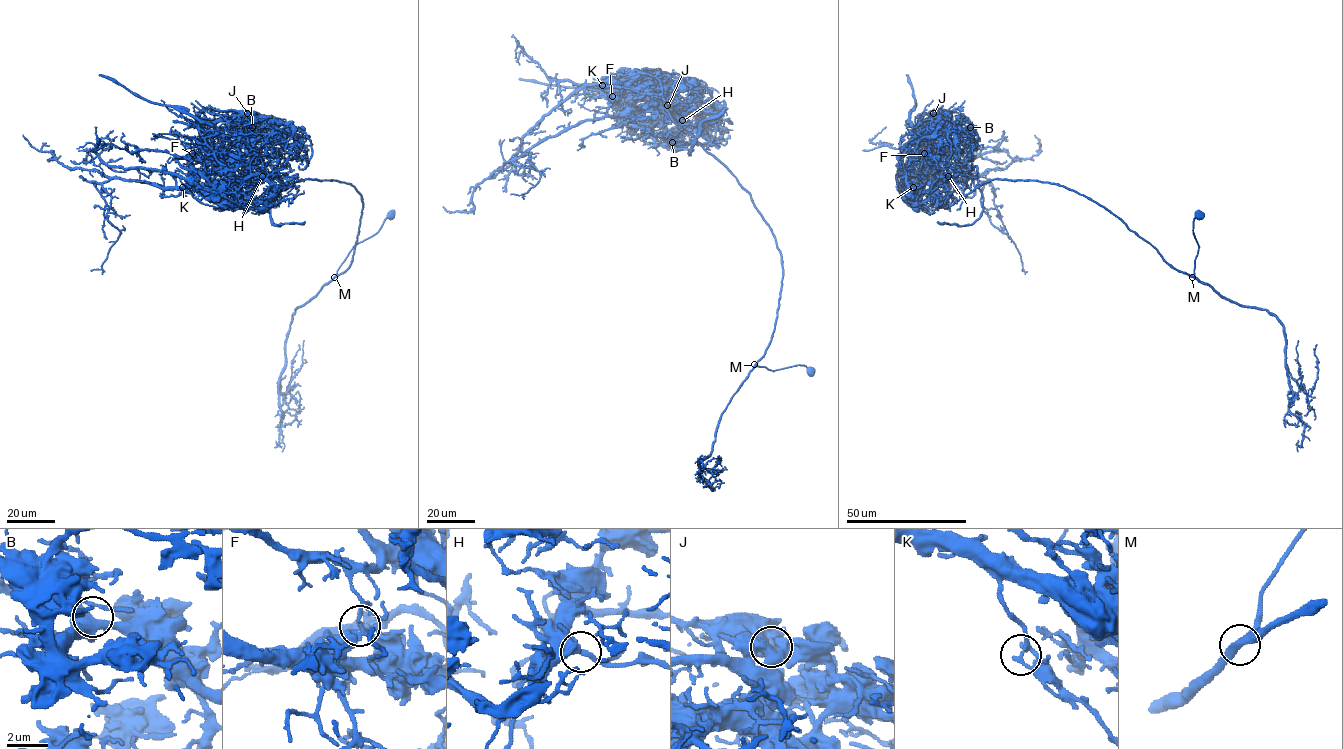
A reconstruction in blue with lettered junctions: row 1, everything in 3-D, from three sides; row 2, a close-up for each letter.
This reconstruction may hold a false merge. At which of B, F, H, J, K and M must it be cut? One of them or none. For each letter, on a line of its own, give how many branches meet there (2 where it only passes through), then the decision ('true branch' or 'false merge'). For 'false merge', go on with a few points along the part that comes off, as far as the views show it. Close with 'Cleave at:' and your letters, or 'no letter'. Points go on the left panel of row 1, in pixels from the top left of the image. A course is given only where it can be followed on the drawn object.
B: 3 branches meet; true branch
F: 4 branches meet; true branch
H: 2 branches meet; true branch
J: 2 branches meet; true branch
K: 2 branches meet; false merge; foreign part runs (182, 187), (225, 209), (307, 179), (362, 197), (350, 265), (293, 313), (282, 451)
M: 3 branches meet; true branch
Cleave at: K

